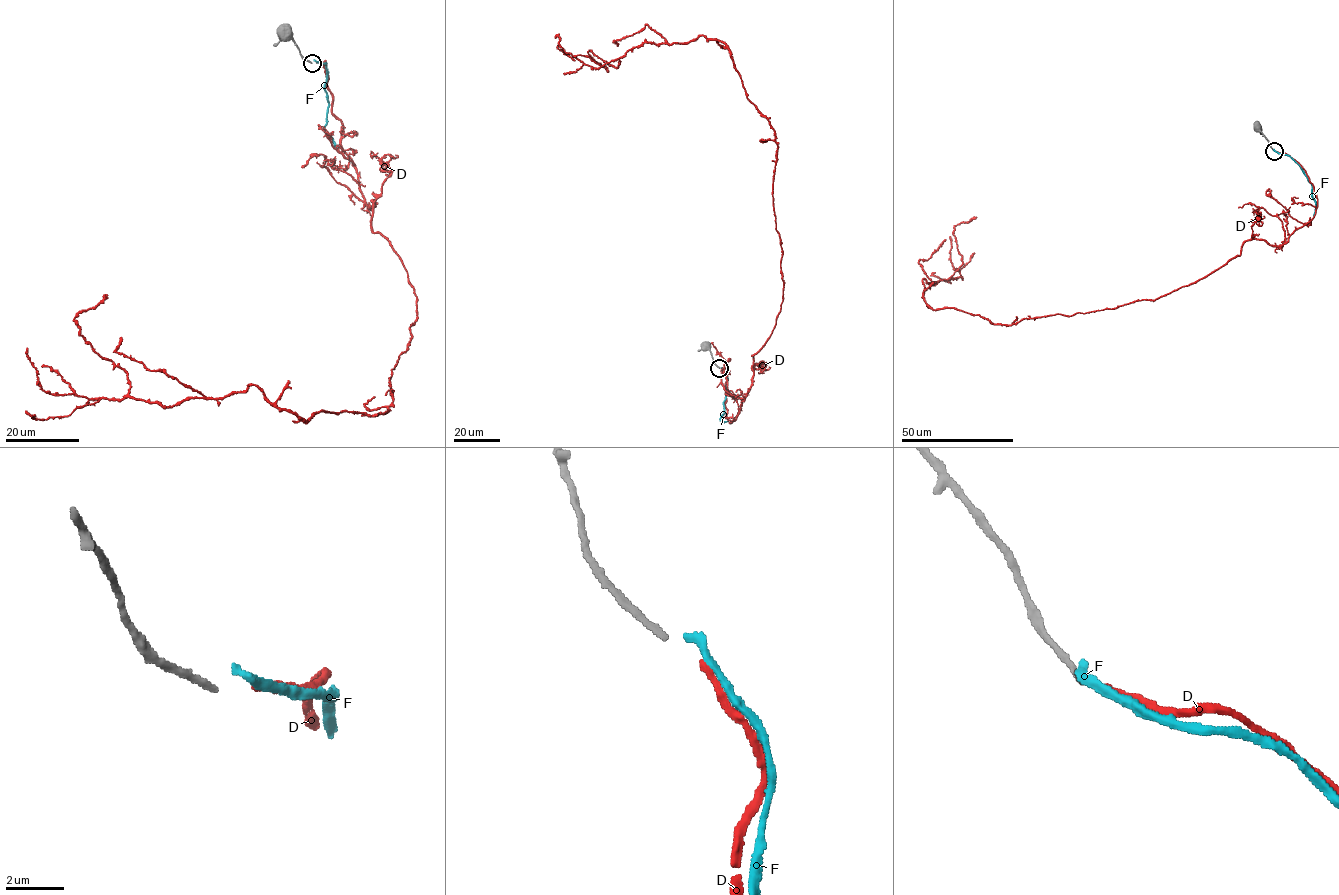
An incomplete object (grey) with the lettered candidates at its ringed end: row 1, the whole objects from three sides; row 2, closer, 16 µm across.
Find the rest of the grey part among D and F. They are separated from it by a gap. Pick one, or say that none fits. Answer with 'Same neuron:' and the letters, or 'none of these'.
Same neuron: none of these

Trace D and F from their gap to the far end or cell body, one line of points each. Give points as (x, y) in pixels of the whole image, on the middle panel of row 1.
D: (722, 369), (730, 423), (782, 302), (775, 132), (719, 40), (642, 43), (617, 68), (588, 51), (608, 72)
F: (721, 367), (727, 377), (724, 412), (720, 419), (728, 421)

